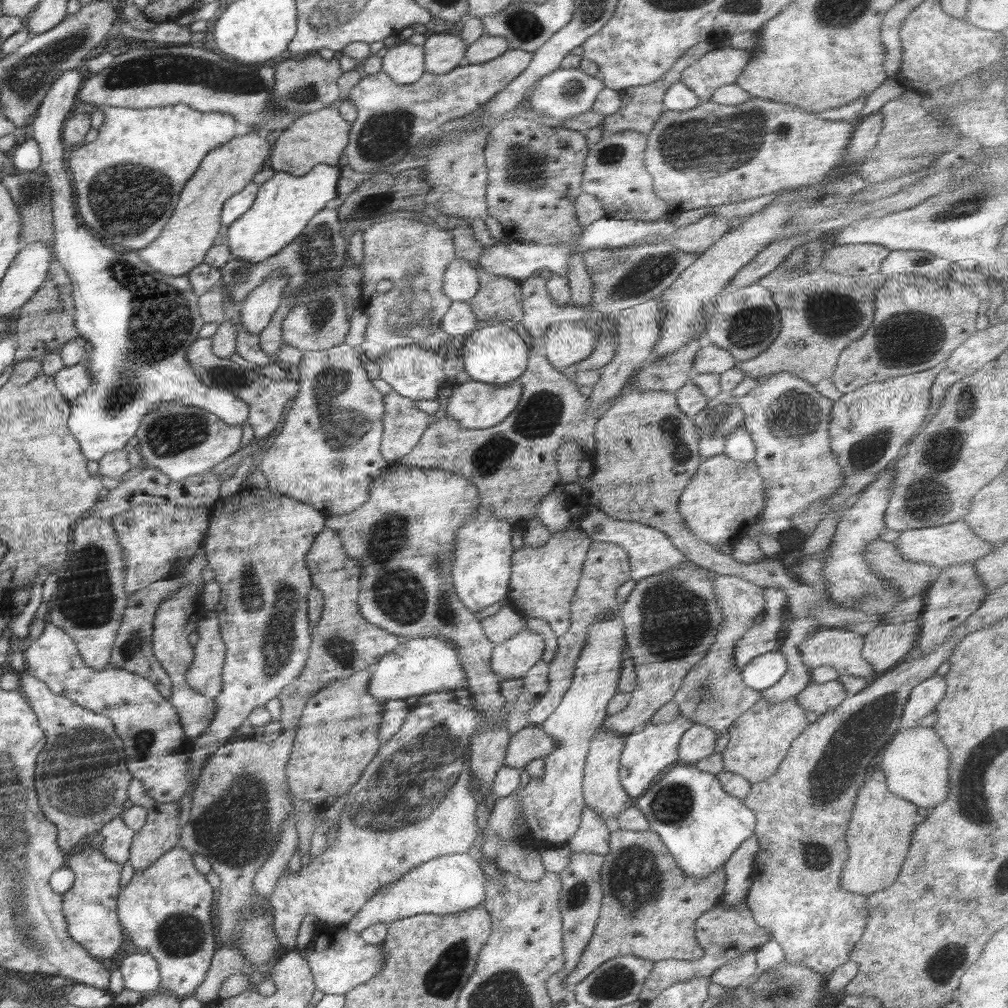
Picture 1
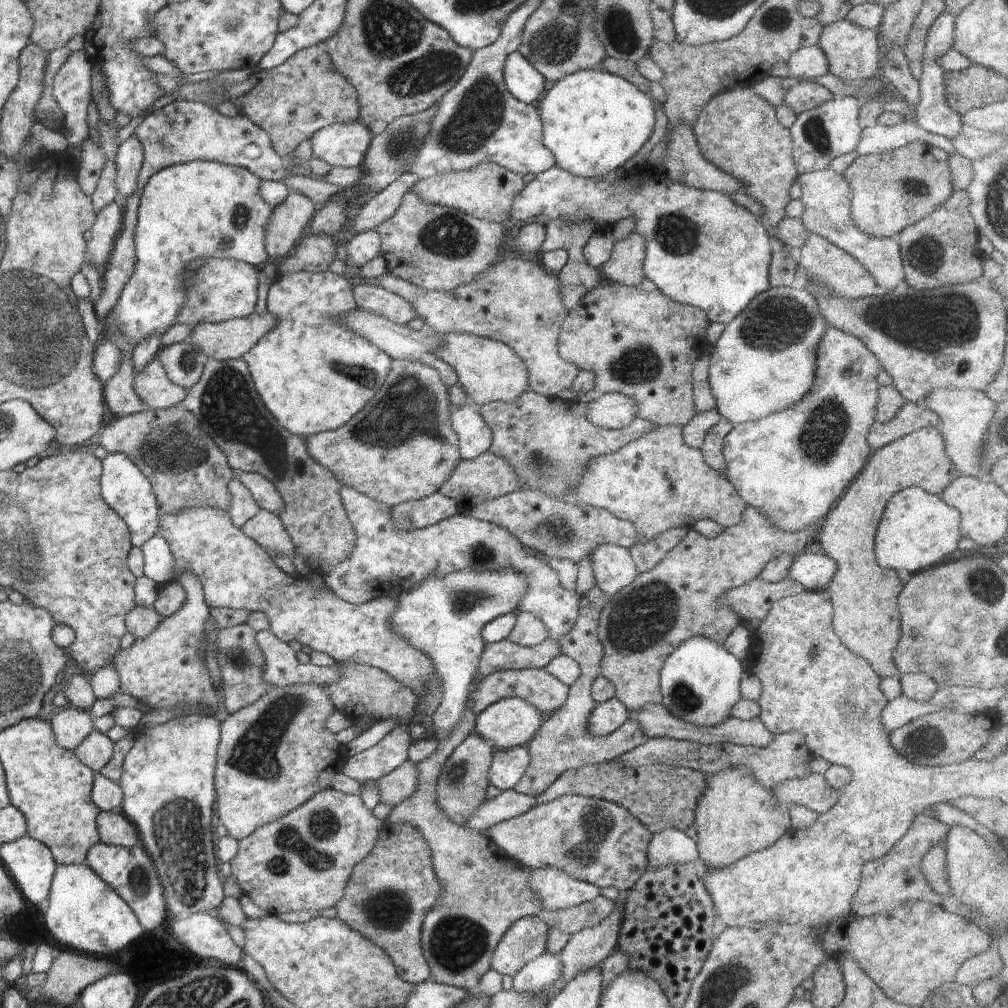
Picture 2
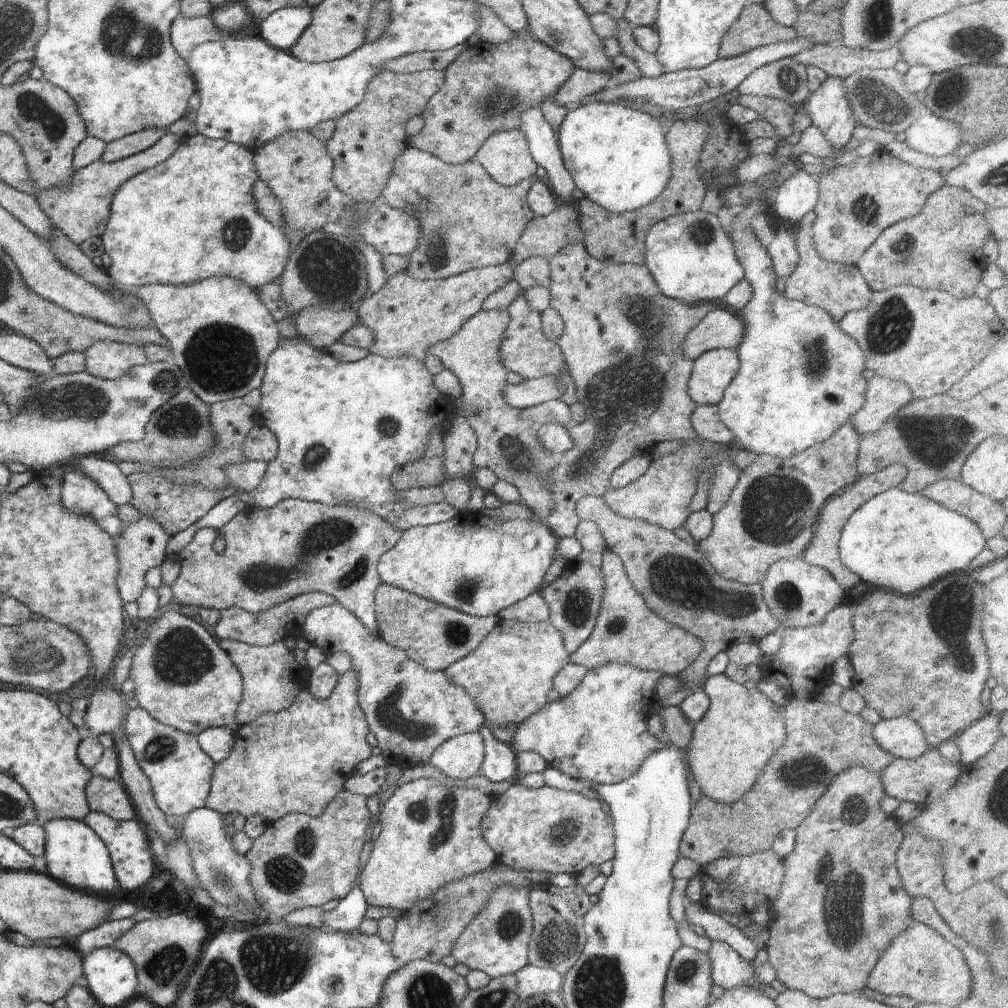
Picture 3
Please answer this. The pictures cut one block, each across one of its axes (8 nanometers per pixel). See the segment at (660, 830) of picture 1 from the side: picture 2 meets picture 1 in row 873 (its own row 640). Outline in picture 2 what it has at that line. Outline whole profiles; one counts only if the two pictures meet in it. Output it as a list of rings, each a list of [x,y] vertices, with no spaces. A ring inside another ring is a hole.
[[[704,636],[683,642],[668,658],[660,672],[662,704],[672,716],[696,726],[718,726],[732,717],[732,708],[742,700],[740,680],[746,673],[740,661],[724,645]]]

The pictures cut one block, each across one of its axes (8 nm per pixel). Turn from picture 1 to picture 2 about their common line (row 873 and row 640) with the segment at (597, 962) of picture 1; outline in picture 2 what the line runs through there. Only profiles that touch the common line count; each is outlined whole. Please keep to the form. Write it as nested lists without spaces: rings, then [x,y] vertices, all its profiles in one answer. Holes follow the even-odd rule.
[[[746,507],[740,522],[736,526],[724,528],[720,536],[706,538],[698,535],[693,527],[689,527],[688,534],[680,540],[672,550],[669,550],[663,559],[650,570],[639,573],[632,584],[622,588],[610,597],[610,602],[602,608],[598,622],[598,638],[604,652],[600,662],[600,675],[607,678],[615,686],[615,697],[625,704],[630,712],[642,710],[646,704],[662,703],[660,694],[660,672],[666,658],[683,642],[704,636],[722,646],[730,633],[740,624],[736,612],[722,604],[720,596],[731,588],[759,577],[764,567],[780,554],[796,554],[803,552],[806,544],[811,542],[820,530],[817,524],[806,526],[804,530],[780,530],[770,524],[770,520],[760,514],[754,507]]]

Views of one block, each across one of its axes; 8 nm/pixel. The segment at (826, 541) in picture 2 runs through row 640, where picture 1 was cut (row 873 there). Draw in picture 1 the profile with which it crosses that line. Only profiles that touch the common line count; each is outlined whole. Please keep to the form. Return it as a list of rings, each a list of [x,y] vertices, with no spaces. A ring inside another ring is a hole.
[[[872,768],[864,786],[858,790],[854,814],[846,830],[850,858],[842,868],[842,888],[858,894],[872,894],[890,886],[900,872],[900,864],[906,860],[912,835],[920,820],[918,807],[894,796],[887,787],[884,771]]]

